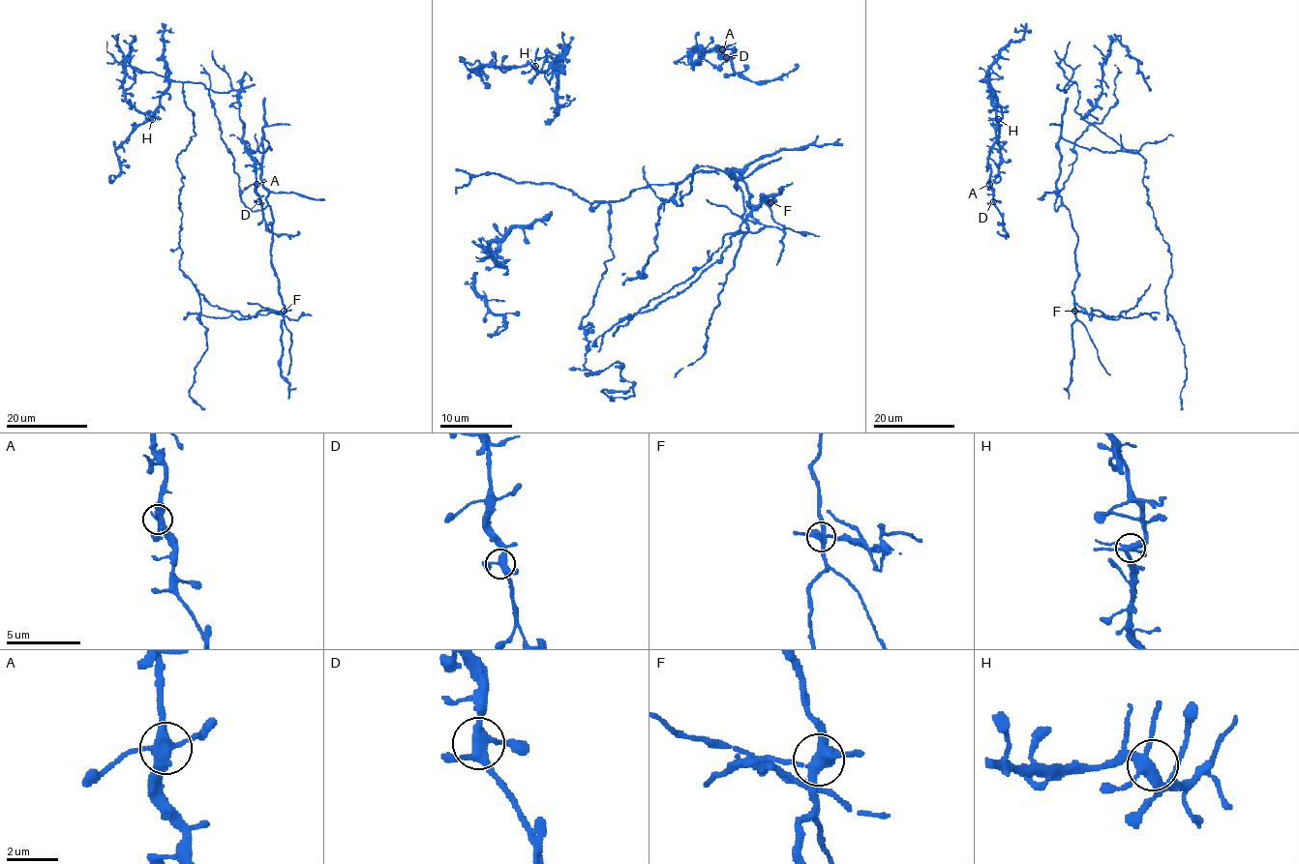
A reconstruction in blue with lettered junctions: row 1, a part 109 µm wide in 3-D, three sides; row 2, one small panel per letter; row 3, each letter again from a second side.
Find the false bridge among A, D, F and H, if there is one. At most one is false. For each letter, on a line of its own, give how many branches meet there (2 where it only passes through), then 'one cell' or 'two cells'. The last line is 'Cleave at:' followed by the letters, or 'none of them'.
A: 4 | one cell
D: 4 | one cell
F: 4 | two cells
H: 4 | one cell
Cleave at: F

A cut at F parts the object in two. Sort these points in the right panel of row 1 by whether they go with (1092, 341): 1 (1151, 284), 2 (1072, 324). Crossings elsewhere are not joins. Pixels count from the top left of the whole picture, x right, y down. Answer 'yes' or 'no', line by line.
1: no
2: yes

